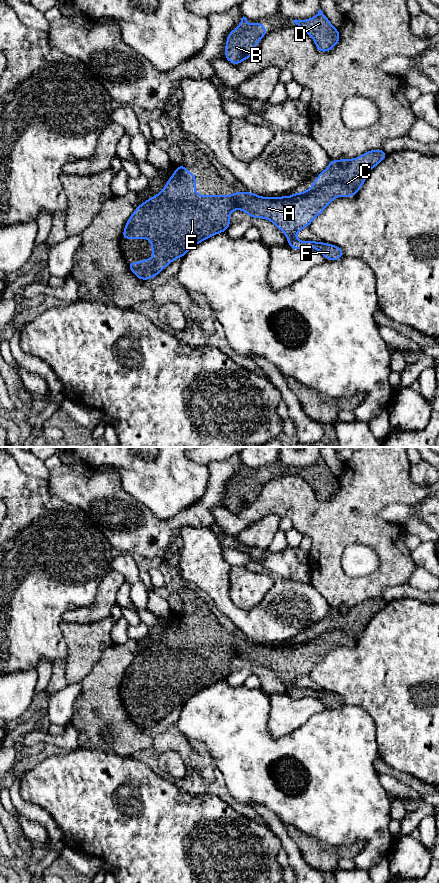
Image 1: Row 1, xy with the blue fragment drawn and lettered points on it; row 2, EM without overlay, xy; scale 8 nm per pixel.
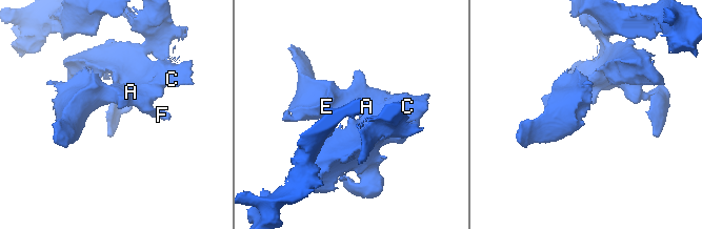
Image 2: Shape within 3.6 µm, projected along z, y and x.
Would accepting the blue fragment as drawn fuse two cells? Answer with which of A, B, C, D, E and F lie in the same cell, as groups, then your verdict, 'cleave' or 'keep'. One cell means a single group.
A C E F / B D; cleave

